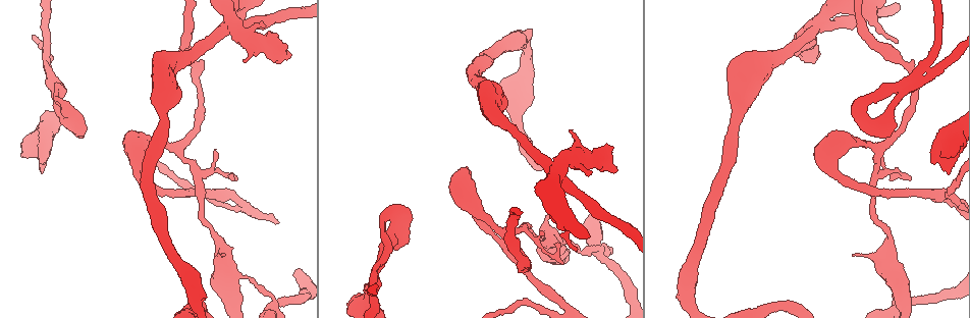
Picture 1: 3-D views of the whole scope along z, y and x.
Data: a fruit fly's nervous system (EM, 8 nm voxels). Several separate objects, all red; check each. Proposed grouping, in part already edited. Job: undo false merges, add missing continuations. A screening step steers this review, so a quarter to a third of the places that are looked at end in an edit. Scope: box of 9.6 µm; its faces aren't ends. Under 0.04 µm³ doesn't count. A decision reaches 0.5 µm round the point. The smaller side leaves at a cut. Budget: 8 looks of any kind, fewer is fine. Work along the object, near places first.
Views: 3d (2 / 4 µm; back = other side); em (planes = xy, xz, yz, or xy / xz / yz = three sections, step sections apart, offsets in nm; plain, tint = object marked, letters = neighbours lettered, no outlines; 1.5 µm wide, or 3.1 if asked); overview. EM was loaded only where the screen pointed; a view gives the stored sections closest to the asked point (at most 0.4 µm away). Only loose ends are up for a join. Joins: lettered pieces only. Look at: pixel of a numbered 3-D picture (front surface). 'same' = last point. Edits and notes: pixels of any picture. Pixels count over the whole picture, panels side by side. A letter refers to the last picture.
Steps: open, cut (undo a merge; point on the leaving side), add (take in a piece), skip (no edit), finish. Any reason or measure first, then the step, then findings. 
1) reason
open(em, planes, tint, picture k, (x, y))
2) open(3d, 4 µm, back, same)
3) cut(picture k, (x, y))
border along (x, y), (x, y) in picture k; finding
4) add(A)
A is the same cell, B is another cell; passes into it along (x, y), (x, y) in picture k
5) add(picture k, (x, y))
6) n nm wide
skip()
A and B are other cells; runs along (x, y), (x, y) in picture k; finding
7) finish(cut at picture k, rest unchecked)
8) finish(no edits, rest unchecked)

arms run side by side
open(3d, 2 µm, picture 1, (906, 87))

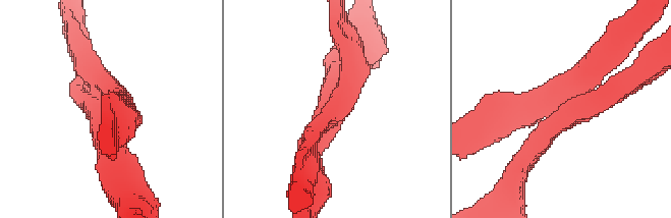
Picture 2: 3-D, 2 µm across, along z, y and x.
now the EM
open(em, planes, plain, picture 2, (560, 111))

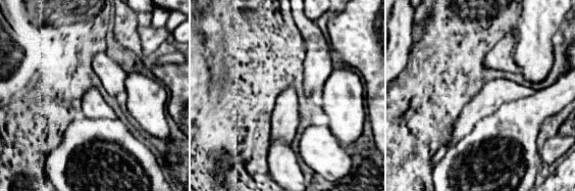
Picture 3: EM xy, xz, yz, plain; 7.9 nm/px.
see the neighbours
open(em, planes, letters, same)

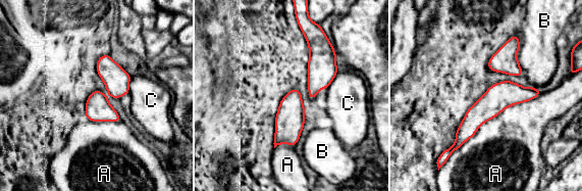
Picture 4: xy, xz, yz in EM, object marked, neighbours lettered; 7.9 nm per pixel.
skip()
A, B and C are other cells; border along (541, 92), (485, 121), (448, 156) in picture 4; one cell here

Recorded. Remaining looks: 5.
tapers out
open(em, xz, step 8, letters, picture 1, (576, 250))

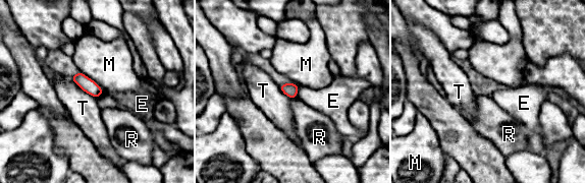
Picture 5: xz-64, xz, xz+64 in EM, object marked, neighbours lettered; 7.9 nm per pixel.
cut it another way
open(em, planes, letters, same)

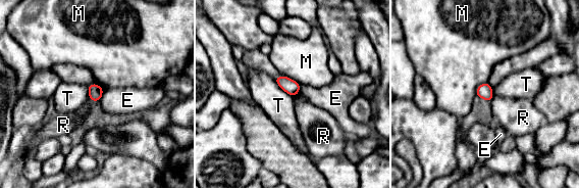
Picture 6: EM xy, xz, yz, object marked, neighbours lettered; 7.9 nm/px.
skip()
E, M, R and T are other cells; border along (273, 79), (284, 91), (294, 96) in picture 6; no lettered piece goes on from it

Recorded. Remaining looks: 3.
four-way junction
open(em, planes, tint, picture 1, (816, 29))

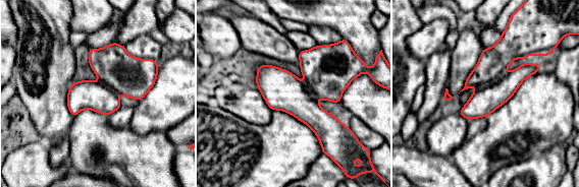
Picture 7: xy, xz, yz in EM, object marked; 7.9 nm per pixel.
open(em, planes, letters, same)

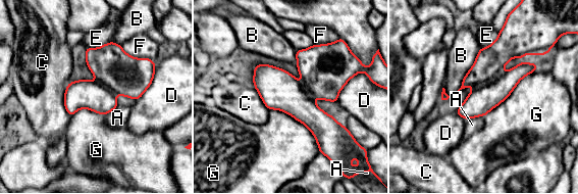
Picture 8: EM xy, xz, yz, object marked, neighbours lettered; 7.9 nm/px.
G touches over 550 nm
skip()
A, B, C, D, E, F and G are other cells; continuous, no second cell

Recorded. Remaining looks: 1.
finish(no edits, rest unchecked)

